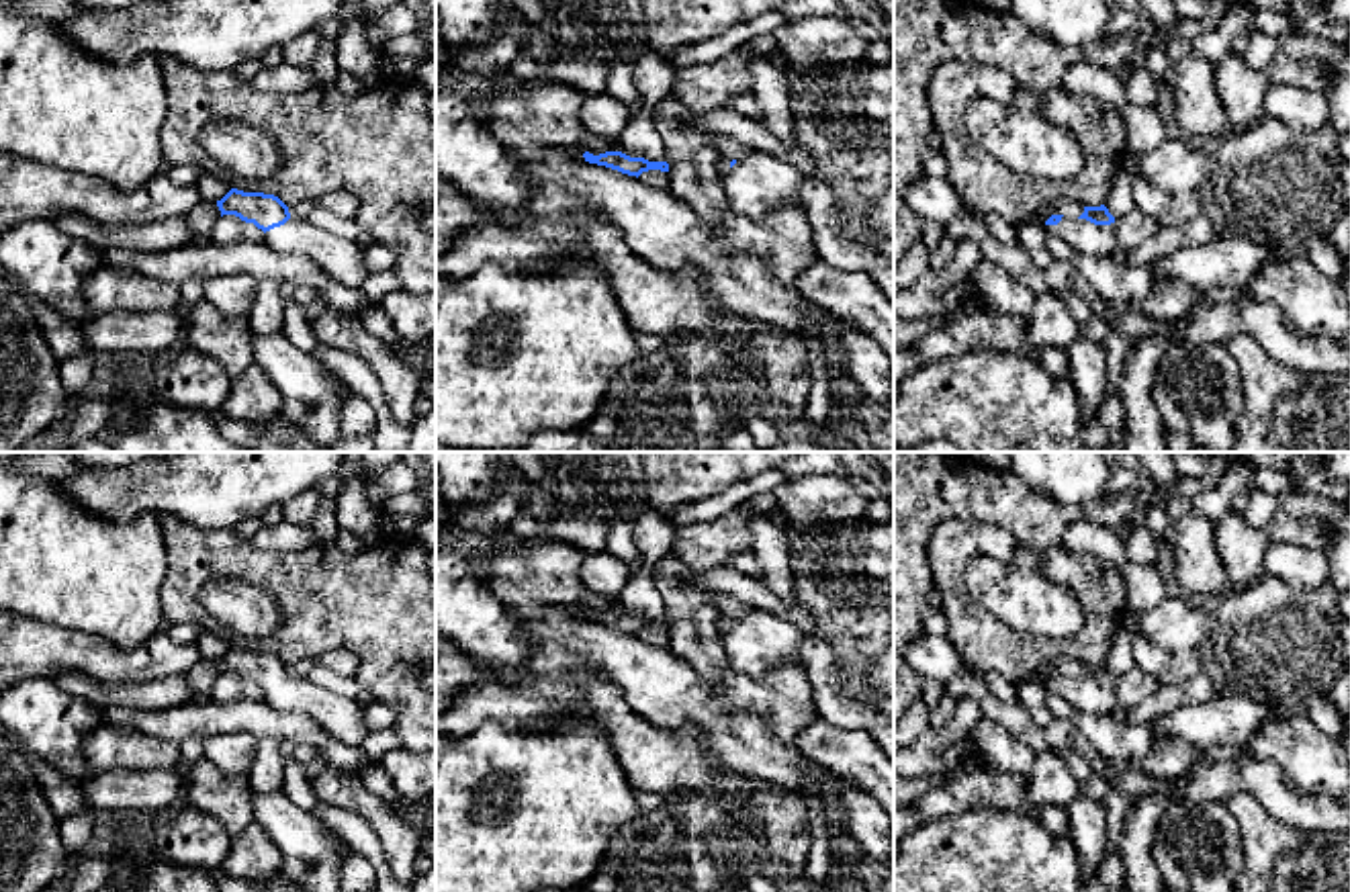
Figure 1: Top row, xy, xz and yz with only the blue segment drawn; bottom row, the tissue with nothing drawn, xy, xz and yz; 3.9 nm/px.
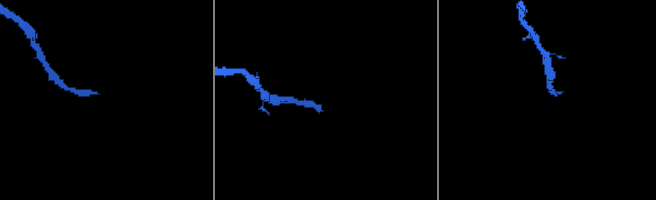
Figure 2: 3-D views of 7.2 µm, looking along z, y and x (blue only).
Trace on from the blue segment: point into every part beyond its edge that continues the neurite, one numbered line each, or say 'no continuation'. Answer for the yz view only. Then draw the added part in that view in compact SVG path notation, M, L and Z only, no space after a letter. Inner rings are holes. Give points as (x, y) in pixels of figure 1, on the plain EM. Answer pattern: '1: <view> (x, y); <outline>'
1: yz (1083, 694); M1064 673L1058 683L1045 683L1047 692L1060 694L1074 710L1123 718L1125 710L1117 698L1117 681L1094 683L1086 677Z

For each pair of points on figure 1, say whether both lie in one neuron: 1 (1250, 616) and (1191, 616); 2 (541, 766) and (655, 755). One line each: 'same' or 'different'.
1: different
2: different

